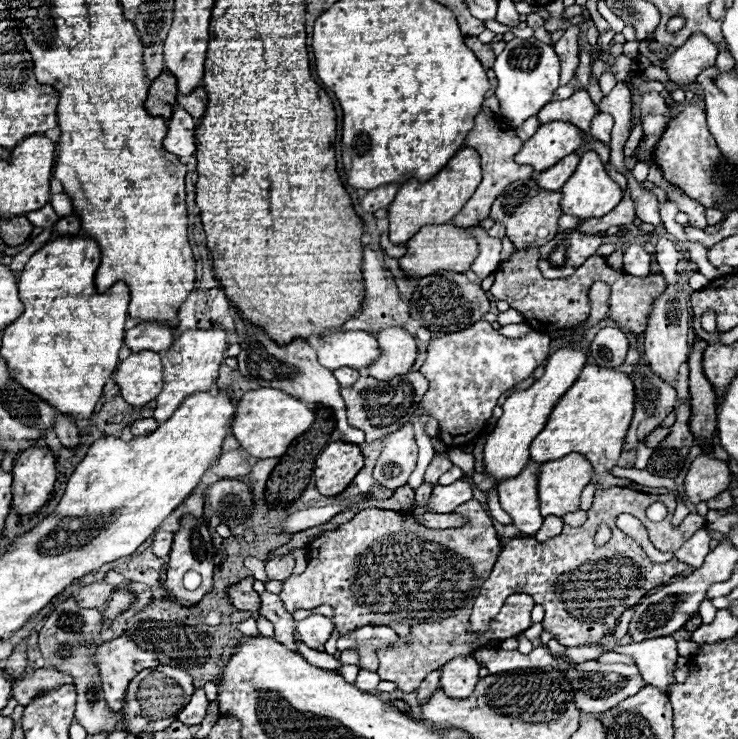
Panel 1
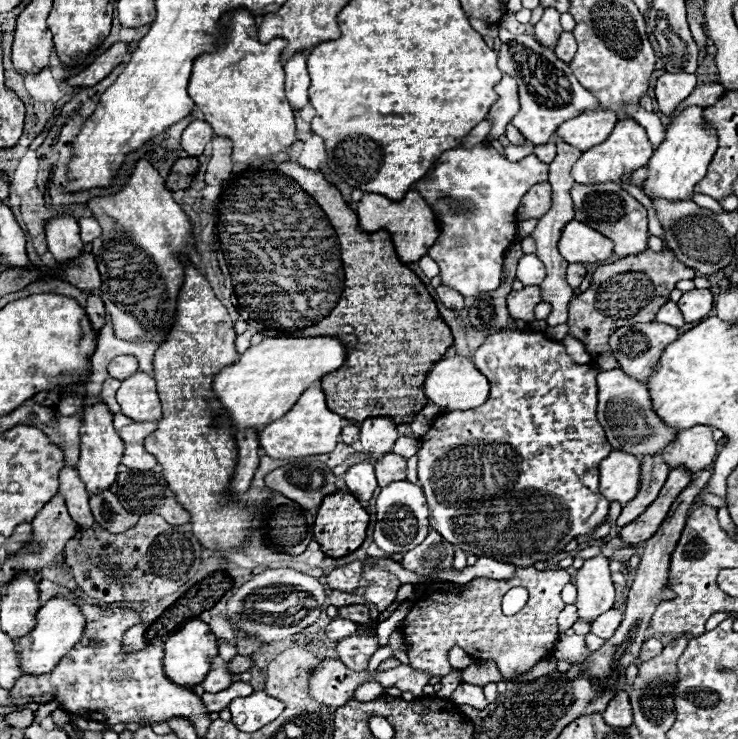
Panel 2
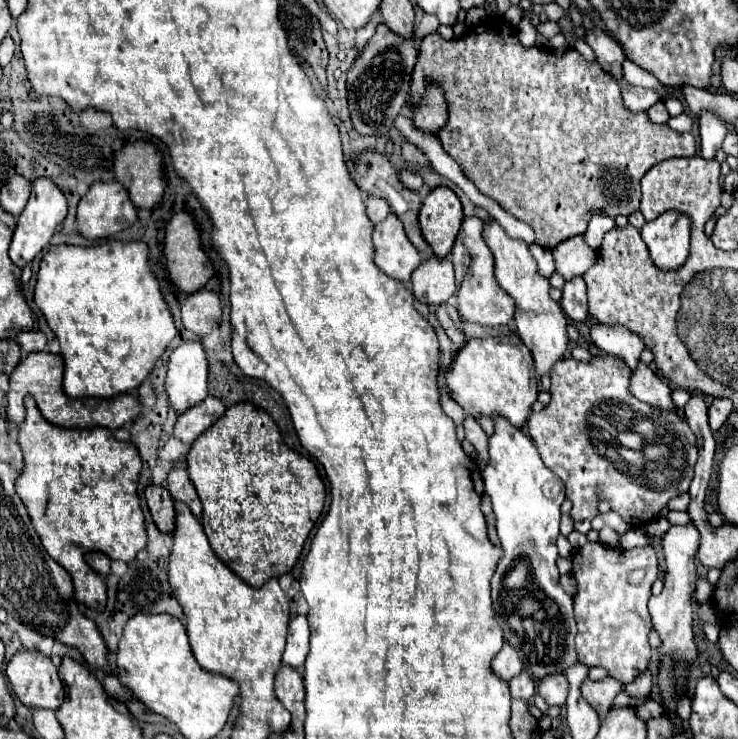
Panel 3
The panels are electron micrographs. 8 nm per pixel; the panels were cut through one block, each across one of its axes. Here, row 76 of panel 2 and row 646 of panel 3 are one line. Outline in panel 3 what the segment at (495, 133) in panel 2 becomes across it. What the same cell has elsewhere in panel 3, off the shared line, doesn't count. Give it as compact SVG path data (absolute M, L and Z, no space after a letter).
M504 640L502 650L494 656L494 660L492 660L492 670L494 670L500 678L504 678L504 680L510 680L510 678L514 678L514 676L518 676L518 674L522 672L522 662L520 662L516 650L510 646L508 640Z

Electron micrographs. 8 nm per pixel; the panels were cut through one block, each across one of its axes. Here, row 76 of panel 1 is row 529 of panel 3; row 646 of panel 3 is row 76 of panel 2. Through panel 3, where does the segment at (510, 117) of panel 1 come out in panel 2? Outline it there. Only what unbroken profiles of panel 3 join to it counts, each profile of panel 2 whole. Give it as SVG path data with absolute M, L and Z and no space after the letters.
M500 28L498 38L502 40L502 48L498 52L498 68L506 74L514 74L520 90L520 112L512 118L512 124L526 140L536 146L546 144L552 140L556 128L566 120L580 116L586 110L600 110L598 98L580 86L570 66L560 62L552 50L540 46L534 36L514 36L506 28Z

